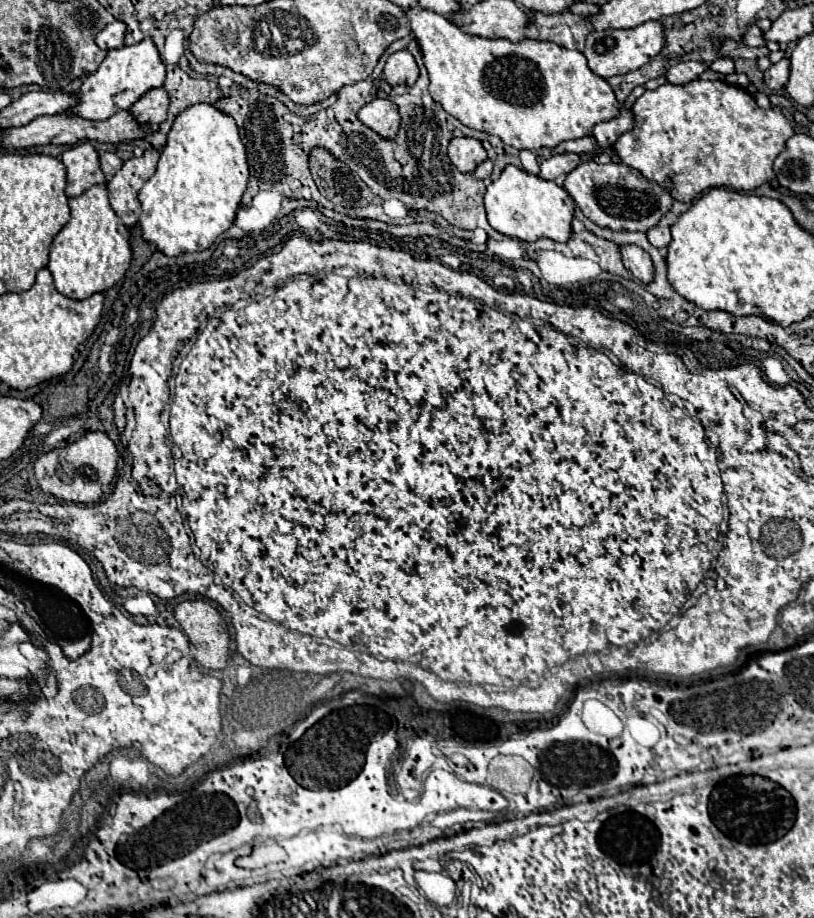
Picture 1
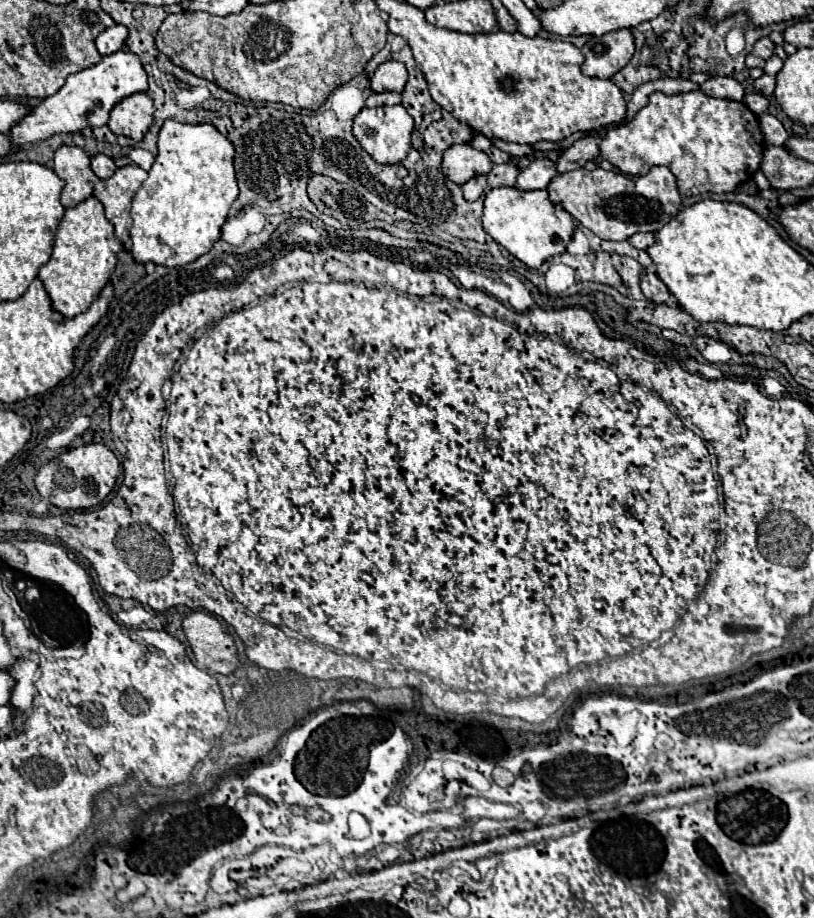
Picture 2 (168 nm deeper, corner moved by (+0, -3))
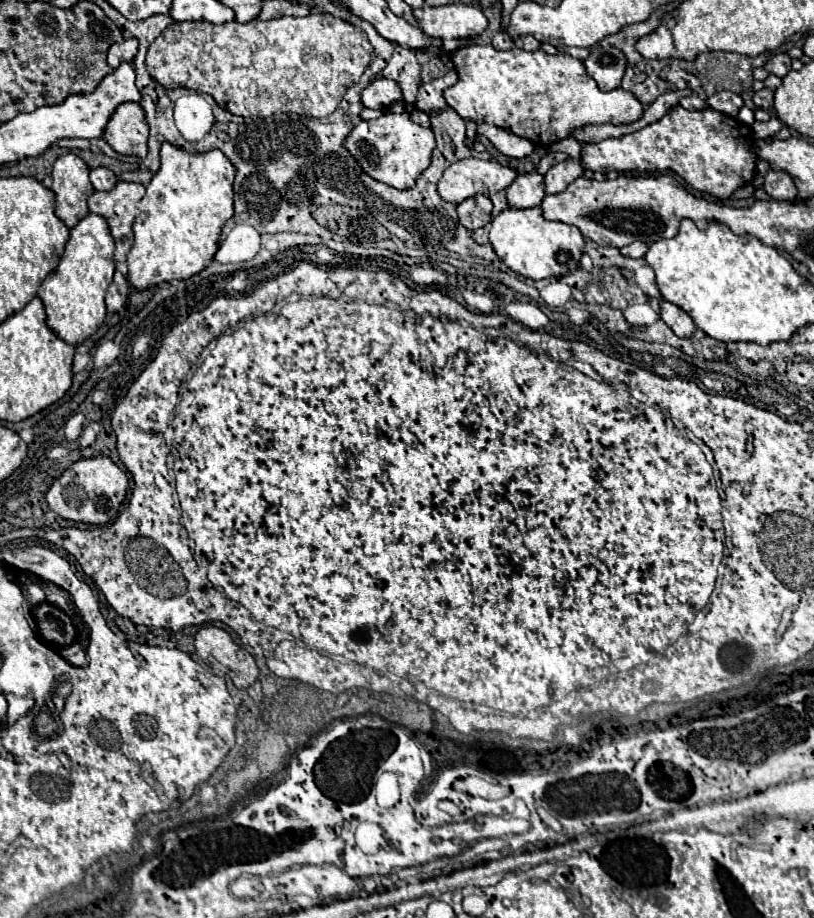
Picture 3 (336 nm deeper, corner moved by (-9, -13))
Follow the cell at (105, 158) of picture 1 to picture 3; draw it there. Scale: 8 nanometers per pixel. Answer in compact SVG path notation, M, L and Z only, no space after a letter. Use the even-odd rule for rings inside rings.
M107 167L91 169L89 179L91 179L91 183L93 183L95 191L109 191L109 189L113 189L113 187L115 187L115 183L117 183L115 173L113 173L111 169L107 169Z

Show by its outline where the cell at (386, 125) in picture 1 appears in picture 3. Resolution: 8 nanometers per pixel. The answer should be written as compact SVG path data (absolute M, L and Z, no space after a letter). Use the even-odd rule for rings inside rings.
M387 113L381 115L379 119L359 121L345 137L343 147L353 155L353 159L361 165L361 169L369 177L403 191L415 187L419 175L431 165L435 135L431 129L413 123L409 119L409 113L401 113L401 115Z

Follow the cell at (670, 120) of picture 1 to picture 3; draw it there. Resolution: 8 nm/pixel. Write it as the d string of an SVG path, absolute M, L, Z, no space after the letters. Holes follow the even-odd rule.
M677 105L669 111L669 115L665 115L665 119L659 119L657 123L651 123L631 135L605 139L595 145L583 145L579 161L585 169L601 173L609 173L613 169L629 175L673 171L693 189L727 199L755 175L755 155L749 151L751 143L751 129L741 125L737 119L731 119L711 107L703 111L687 111Z

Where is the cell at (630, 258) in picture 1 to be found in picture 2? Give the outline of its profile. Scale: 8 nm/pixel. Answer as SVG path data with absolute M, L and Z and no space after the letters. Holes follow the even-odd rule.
M642 273L640 277L640 287L642 293L646 295L646 299L654 301L654 303L664 303L670 299L670 293L666 289L666 285L660 281L660 277L656 273Z

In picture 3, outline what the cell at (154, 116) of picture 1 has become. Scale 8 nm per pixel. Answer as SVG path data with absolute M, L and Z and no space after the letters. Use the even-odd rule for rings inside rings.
M121 103L109 123L105 125L103 139L121 155L145 157L147 155L149 125L139 103Z

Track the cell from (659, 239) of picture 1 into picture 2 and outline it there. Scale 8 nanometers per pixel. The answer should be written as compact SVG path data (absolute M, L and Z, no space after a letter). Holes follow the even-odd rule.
M636 233L630 237L630 243L636 247L636 249L648 249L656 243L656 235L654 233Z

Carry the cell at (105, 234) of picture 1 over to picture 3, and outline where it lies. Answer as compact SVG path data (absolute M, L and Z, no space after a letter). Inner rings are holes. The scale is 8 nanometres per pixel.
M93 213L87 215L71 229L71 237L65 245L61 263L53 273L45 277L45 281L37 291L37 297L43 301L45 307L47 327L69 345L75 347L81 345L107 319L105 291L115 273L113 251L115 251L115 243L105 219Z

